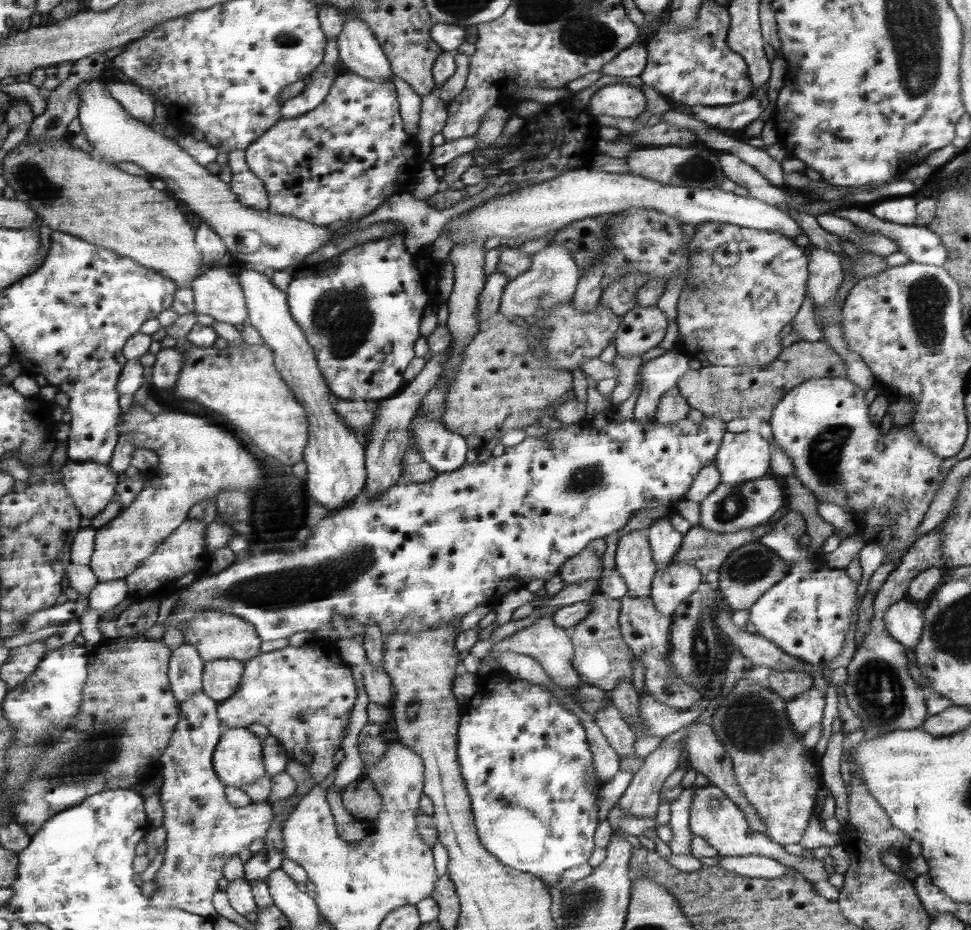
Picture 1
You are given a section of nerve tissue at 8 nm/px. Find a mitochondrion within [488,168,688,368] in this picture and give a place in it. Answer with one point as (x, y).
(540, 298)

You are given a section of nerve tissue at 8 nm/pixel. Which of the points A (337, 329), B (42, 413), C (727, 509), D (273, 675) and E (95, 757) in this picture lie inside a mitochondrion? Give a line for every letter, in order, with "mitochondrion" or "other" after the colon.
A: mitochondrion
B: other
C: mitochondrion
D: other
E: mitochondrion

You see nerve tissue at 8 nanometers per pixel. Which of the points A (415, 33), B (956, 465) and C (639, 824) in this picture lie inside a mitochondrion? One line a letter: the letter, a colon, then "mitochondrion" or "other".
A: other
B: other
C: other

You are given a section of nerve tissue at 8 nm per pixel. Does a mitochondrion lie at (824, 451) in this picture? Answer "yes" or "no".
yes

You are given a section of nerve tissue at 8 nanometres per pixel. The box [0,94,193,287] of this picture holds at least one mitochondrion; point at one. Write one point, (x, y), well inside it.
(43, 189)

